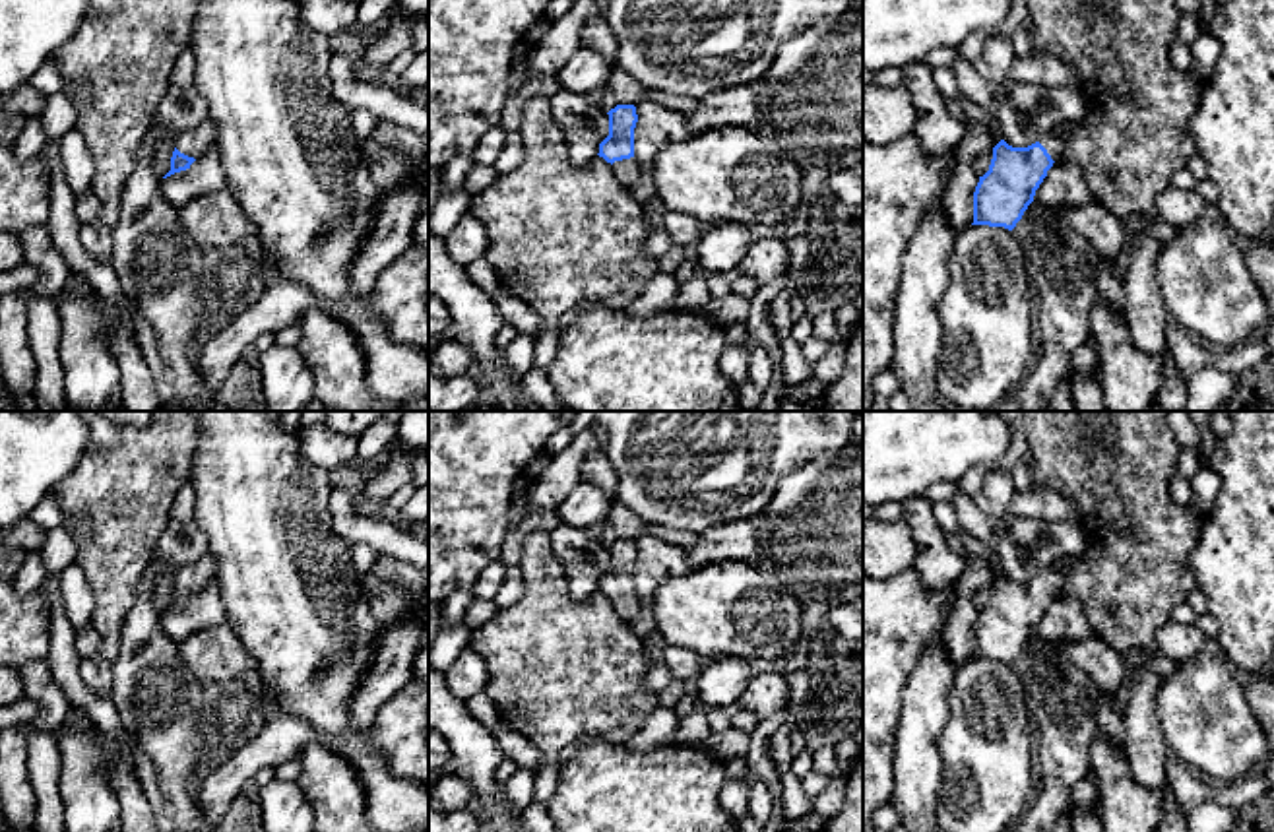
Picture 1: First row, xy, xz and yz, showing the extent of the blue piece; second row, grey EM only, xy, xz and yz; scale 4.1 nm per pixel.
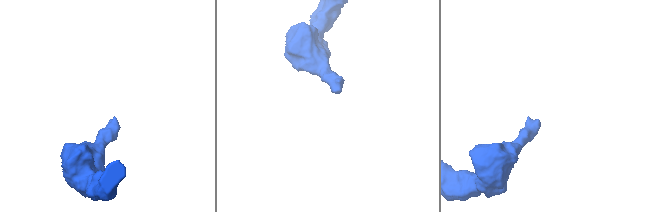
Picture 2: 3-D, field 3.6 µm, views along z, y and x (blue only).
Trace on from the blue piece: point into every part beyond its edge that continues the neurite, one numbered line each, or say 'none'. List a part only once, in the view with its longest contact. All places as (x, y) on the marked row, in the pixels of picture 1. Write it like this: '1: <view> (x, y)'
1: xz (627, 171)

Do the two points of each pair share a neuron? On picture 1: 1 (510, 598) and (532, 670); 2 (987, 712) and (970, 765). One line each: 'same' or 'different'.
1: different
2: same

